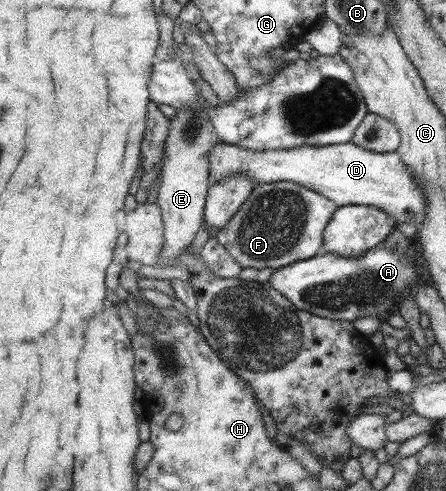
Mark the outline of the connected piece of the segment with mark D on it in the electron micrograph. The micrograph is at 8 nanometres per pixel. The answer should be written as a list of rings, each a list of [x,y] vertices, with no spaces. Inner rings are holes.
[[[352,141],[329,146],[299,146],[292,149],[251,151],[217,142],[209,149],[209,185],[225,176],[245,174],[253,184],[293,182],[308,187],[317,194],[335,202],[337,207],[347,205],[373,206],[384,211],[399,225],[414,222],[417,226],[425,220],[425,194],[417,187],[417,178],[400,160],[397,152],[381,153],[358,147]]]

